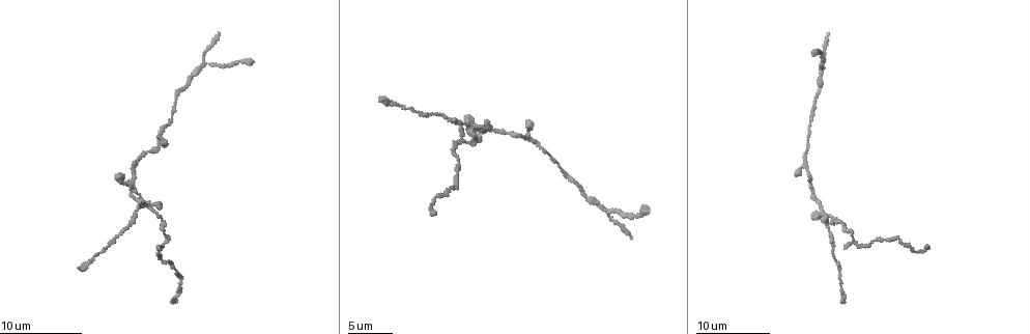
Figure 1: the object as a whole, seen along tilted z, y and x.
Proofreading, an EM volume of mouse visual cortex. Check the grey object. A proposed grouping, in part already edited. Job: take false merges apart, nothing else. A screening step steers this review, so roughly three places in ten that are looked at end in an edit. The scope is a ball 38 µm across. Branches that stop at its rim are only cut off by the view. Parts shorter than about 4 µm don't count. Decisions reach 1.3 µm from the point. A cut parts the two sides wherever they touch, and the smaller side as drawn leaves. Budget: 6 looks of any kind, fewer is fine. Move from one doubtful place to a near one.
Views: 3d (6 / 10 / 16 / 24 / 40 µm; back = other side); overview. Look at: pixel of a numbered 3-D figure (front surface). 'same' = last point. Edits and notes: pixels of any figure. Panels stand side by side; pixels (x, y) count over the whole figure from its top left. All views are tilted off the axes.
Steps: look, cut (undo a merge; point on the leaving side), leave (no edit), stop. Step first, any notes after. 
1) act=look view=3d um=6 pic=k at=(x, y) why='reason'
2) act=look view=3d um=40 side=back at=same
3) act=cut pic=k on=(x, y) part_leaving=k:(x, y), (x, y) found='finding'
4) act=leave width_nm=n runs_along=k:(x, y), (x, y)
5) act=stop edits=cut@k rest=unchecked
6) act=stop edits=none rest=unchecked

act=look view=3d um=10 pic=1 at=(204, 63) why='small branch off a trunk'

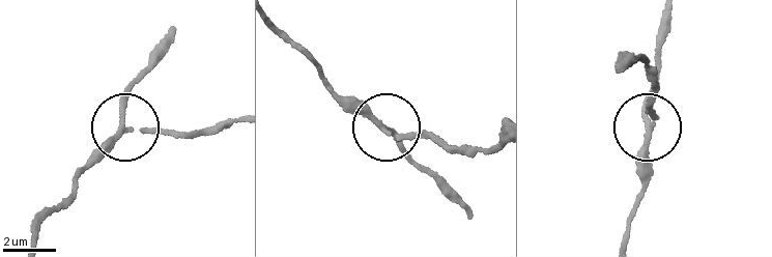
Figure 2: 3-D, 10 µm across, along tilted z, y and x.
act=look view=3d um=10 side=back pic=2 at=(650, 125) why='from behind'

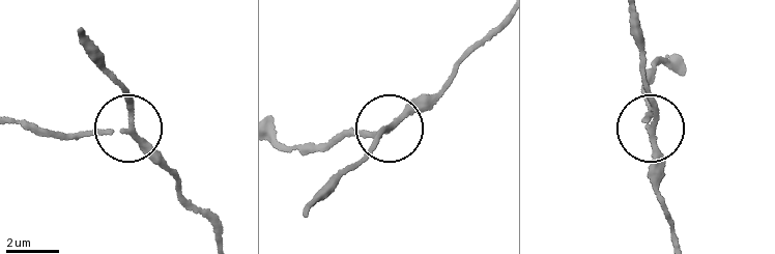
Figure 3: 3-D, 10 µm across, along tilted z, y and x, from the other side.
act=leave width_nm=160 runs_along=3:(221, 241), (216, 219), (133, 125), (117, 75) found='all the same cell'

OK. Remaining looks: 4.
act=look view=3d um=16 pic=1 at=(807, 172) why='three arms meet'

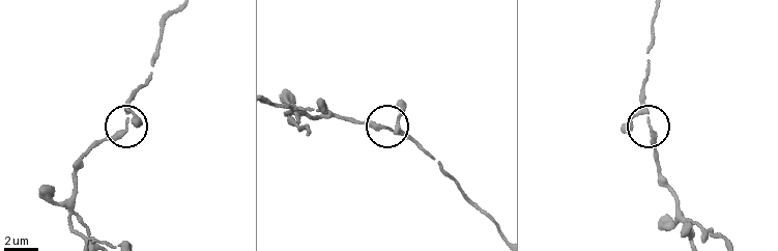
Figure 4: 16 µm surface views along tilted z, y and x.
act=look view=3d um=6 pic=4 at=(126, 121)

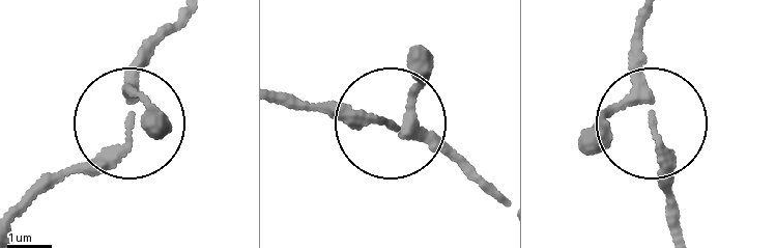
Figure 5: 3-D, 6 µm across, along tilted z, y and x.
act=leave runs_along=5:(680, 230), (661, 188), (639, 29) found='one cell here'

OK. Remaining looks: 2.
act=look view=3d um=16 pic=1 at=(135, 192) why='a fork'

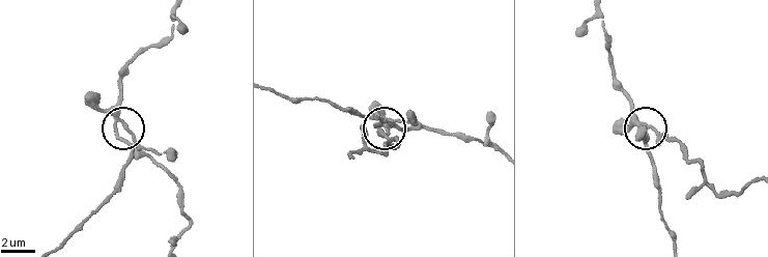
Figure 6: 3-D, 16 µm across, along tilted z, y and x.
act=cut pic=6 on=(135, 136) arms=3 found='a second cell is stuck on'

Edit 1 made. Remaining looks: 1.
act=stop edits=cut@6 rest=unchecked

